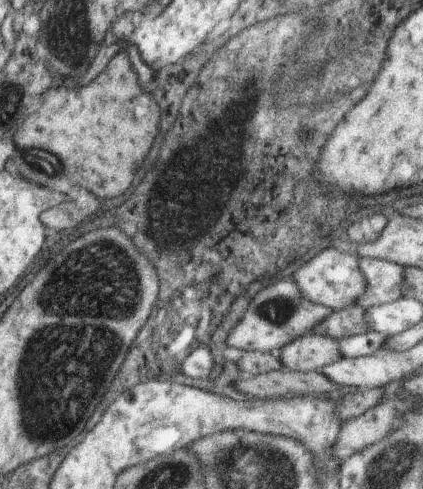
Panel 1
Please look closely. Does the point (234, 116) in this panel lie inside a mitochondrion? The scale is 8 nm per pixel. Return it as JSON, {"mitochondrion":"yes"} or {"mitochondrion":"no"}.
{"mitochondrion":"yes"}

